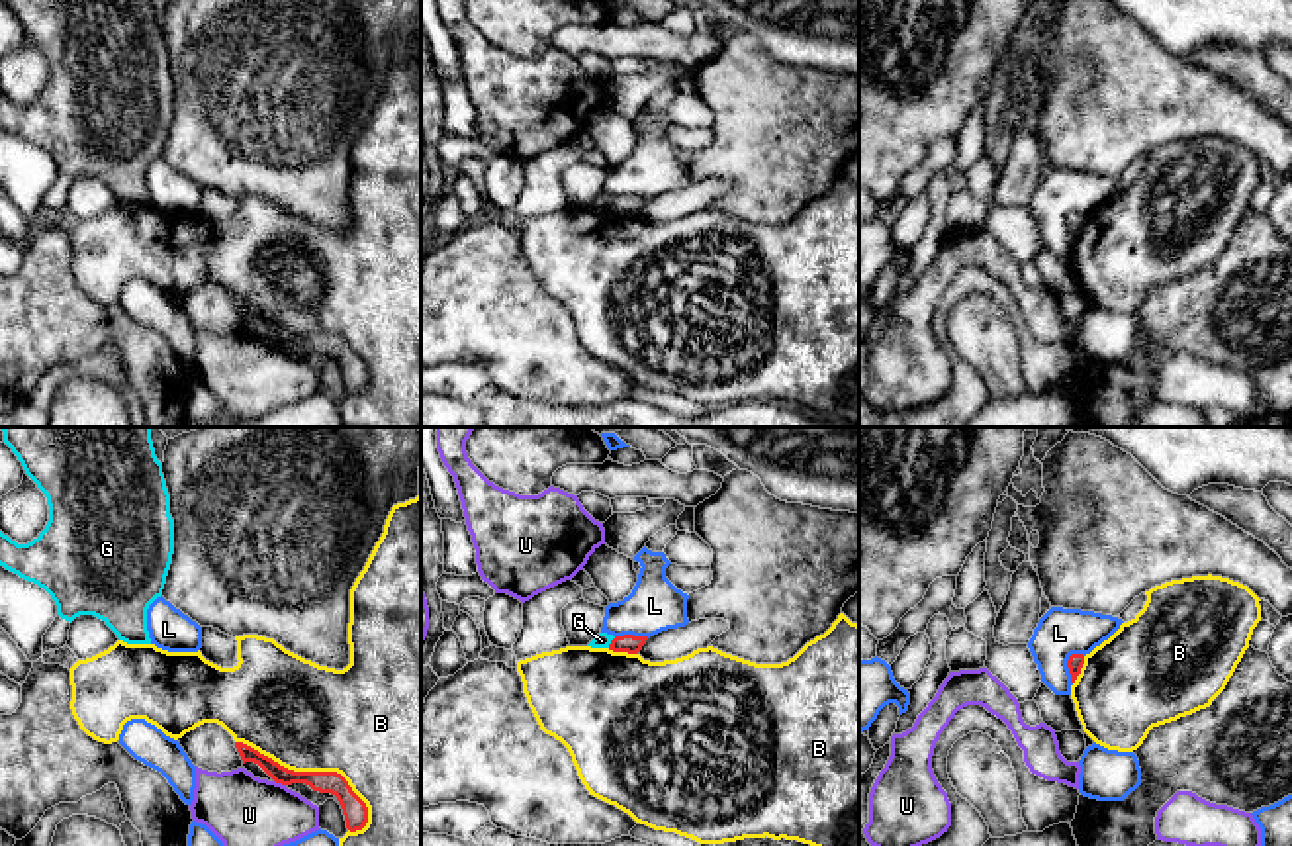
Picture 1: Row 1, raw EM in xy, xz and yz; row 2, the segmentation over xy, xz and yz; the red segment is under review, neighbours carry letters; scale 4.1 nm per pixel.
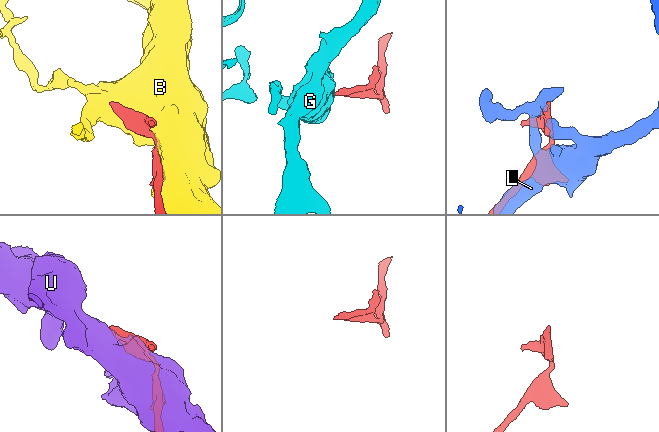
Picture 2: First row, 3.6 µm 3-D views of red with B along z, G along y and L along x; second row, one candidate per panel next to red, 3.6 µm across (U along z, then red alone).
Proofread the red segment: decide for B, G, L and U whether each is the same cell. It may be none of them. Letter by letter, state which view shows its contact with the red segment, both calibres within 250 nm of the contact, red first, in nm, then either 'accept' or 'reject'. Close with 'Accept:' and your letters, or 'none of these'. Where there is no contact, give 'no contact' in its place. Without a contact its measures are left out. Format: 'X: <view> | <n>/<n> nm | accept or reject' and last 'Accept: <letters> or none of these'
B: xy | 100/440 nm | reject
G: xz | 80/60 nm | accept
L: yz | 70/200 nm | reject
U: xy | 100/300 nm | reject
Accept: G

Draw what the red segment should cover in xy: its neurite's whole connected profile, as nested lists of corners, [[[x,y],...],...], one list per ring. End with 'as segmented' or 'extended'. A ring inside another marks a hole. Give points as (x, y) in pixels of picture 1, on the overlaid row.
[[[235,742],[235,748],[243,764],[245,762],[258,764],[276,783],[282,783],[282,785],[305,783],[313,791],[335,795],[343,809],[346,828],[350,832],[362,830],[366,826],[368,807],[352,791],[352,787],[341,774],[337,772],[294,772],[243,742]]] | as segmented

